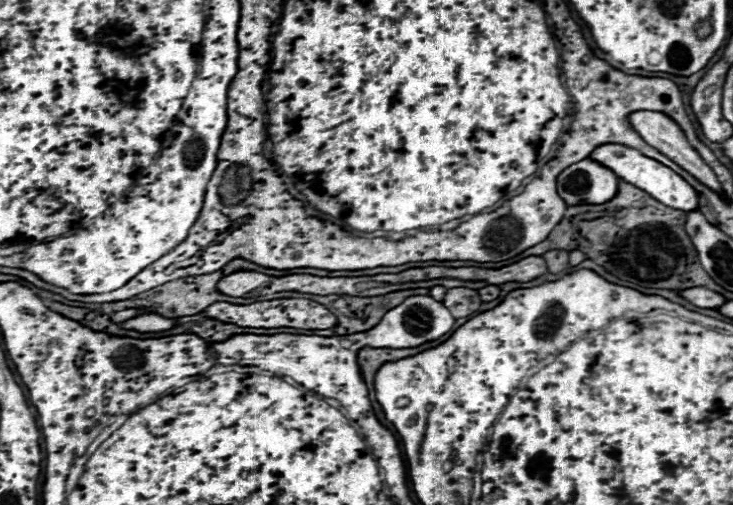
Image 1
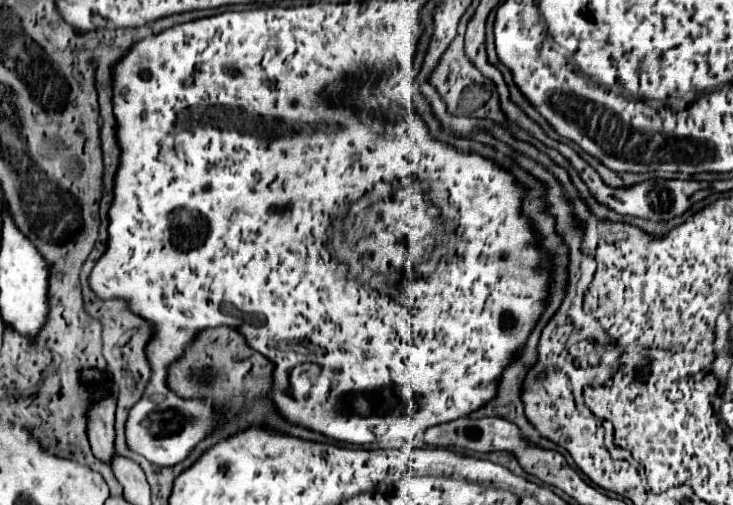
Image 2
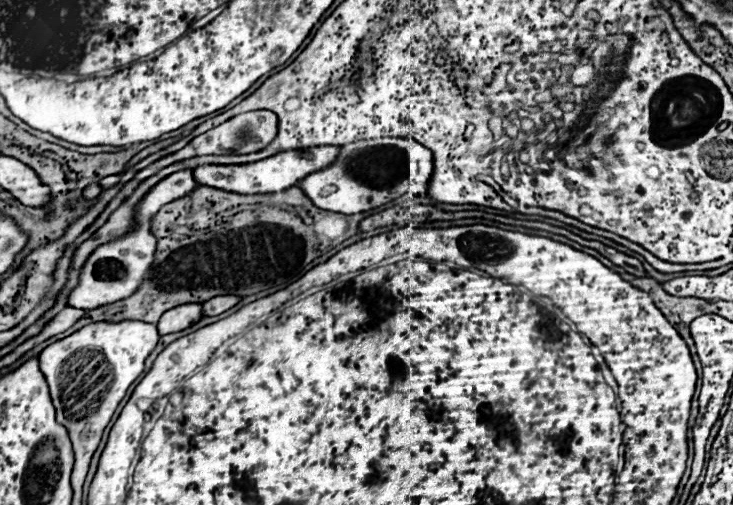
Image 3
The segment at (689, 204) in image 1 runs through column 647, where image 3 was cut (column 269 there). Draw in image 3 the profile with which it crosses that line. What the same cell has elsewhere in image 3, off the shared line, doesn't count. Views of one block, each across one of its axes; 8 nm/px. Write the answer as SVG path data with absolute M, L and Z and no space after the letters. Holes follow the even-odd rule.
M320 146L320 148L308 148L308 150L288 150L284 154L274 154L272 158L264 158L260 162L248 162L248 164L208 164L194 168L194 178L202 186L236 192L236 194L270 194L280 192L296 182L300 182L304 176L326 168L332 164L338 156L338 146Z

